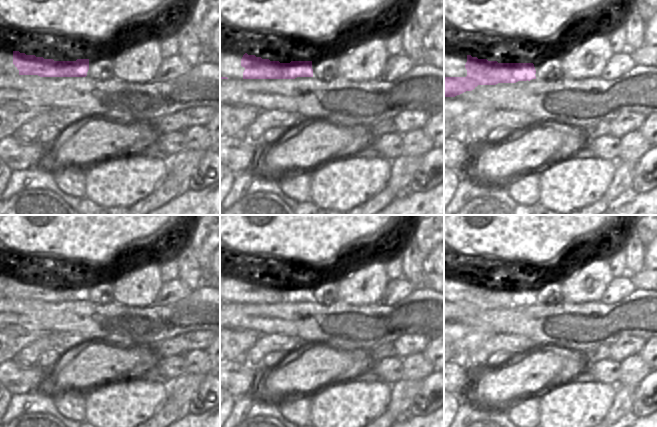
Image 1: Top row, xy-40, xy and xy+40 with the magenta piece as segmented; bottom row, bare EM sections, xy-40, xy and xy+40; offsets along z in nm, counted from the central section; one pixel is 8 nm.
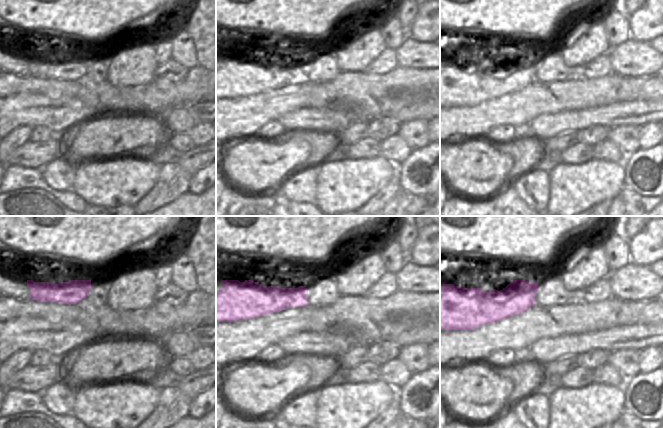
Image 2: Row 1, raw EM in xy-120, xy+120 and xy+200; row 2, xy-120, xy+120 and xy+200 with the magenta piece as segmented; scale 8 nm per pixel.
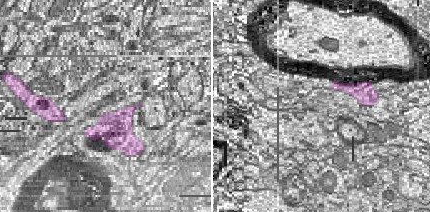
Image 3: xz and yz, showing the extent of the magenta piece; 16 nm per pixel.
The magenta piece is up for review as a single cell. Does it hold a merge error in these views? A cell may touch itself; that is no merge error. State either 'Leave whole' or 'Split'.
Split.

